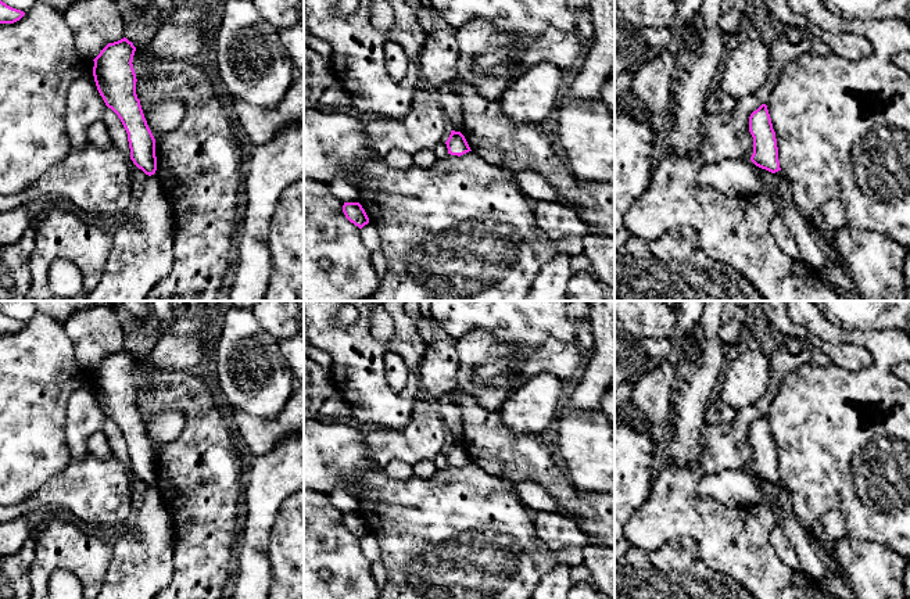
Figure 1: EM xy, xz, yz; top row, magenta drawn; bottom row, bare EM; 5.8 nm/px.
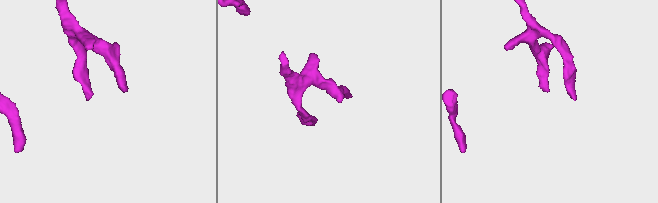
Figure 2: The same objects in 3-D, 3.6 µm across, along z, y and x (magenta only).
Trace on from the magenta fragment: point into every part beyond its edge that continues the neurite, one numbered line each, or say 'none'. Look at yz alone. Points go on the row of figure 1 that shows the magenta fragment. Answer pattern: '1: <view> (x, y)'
none

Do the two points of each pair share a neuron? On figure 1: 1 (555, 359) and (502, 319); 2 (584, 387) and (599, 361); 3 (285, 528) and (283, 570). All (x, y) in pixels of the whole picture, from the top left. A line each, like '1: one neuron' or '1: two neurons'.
1: two neurons
2: one neuron
3: one neuron

